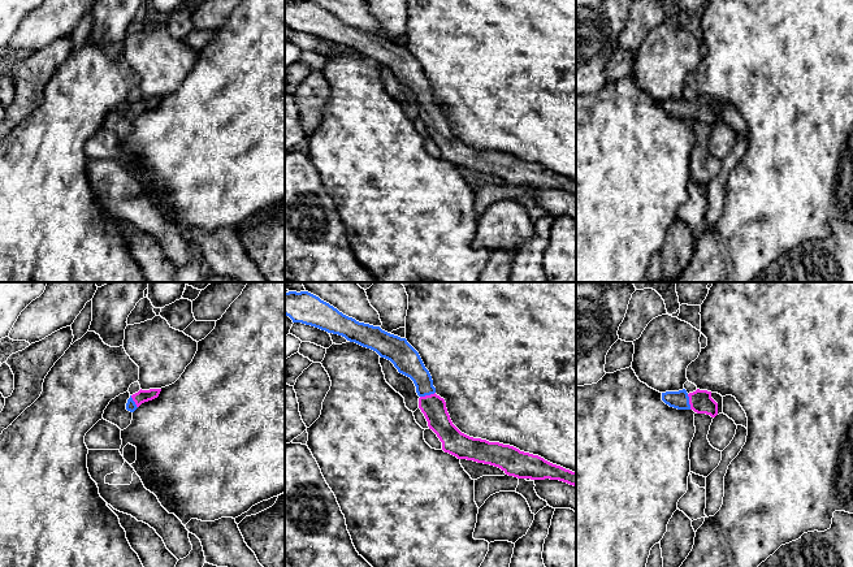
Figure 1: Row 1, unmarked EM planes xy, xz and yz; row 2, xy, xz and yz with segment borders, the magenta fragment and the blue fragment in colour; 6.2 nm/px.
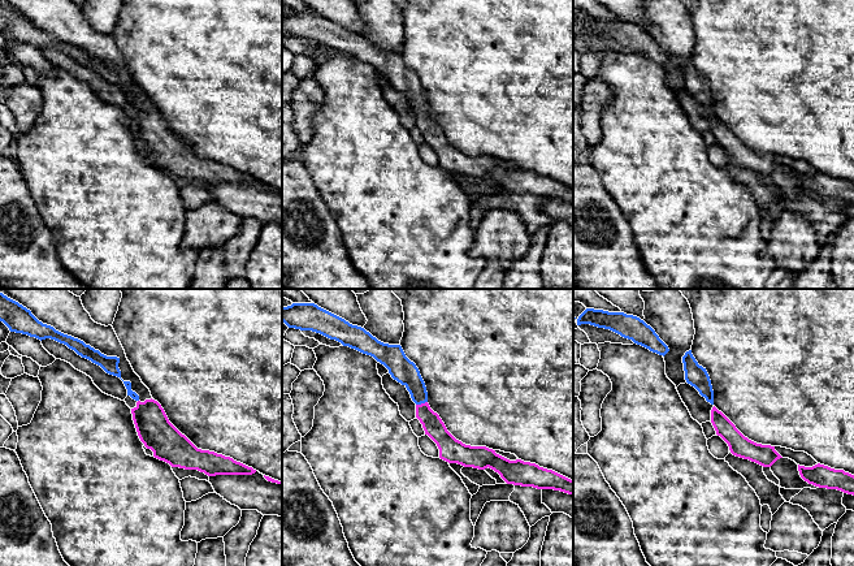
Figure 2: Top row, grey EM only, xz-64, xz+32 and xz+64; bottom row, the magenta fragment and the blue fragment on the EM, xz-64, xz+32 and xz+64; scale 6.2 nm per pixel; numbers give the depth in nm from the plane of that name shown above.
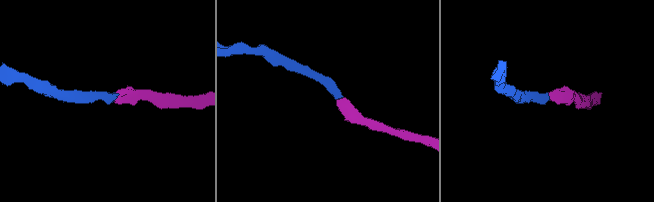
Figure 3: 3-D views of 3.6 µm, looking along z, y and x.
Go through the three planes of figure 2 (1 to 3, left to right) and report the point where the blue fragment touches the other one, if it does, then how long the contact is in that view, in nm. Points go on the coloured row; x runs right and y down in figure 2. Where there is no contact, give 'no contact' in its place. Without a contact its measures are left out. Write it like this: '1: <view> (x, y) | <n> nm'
1: no contact
2: xz+32 (421, 404) | 80 nm
3: no contact

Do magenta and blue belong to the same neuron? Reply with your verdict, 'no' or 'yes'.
yes

